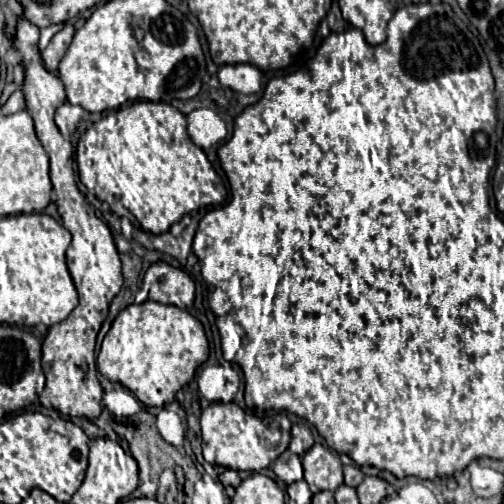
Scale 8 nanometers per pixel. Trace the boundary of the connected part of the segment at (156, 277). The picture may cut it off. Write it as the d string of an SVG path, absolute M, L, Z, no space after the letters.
M156 262L146 270L144 284L148 286L148 298L154 302L174 304L178 308L192 306L194 282L180 268Z

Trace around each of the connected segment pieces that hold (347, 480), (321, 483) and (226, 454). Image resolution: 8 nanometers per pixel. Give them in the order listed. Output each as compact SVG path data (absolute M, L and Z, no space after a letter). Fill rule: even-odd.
M344 466L344 484L356 488L364 480L364 474L358 466Z
M314 444L304 456L304 480L308 482L312 492L336 490L342 484L342 462L322 444Z
M230 402L230 404L210 404L204 412L202 412L202 418L200 418L200 426L202 426L202 450L204 450L204 460L208 462L208 464L218 464L218 466L224 466L224 468L232 468L232 470L246 470L246 472L260 472L260 470L264 470L264 468L268 468L286 448L288 448L288 442L290 442L290 420L288 420L288 416L286 414L276 414L274 418L270 418L270 416L266 416L264 420L262 418L256 418L256 416L250 416L250 414L246 414L238 404L234 404L234 402Z

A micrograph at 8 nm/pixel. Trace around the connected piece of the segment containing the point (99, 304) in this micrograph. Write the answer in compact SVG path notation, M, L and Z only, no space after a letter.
M20 14L18 24L16 24L16 34L14 34L14 50L20 54L20 64L24 66L22 92L26 100L26 110L34 118L36 136L50 158L50 180L58 196L56 206L62 218L62 226L72 234L70 248L66 250L66 262L72 274L74 286L80 294L80 304L68 314L68 318L50 326L48 336L42 344L41 364L44 368L46 384L39 396L39 401L44 408L43 414L53 419L70 418L65 416L84 416L88 420L96 420L102 412L102 406L100 406L102 386L96 378L96 358L94 358L96 334L108 314L108 306L112 298L122 288L122 268L120 268L120 258L118 258L118 250L114 246L110 228L94 214L92 206L86 204L84 196L80 194L76 186L74 160L72 160L74 148L70 140L66 140L54 124L54 112L60 104L66 102L66 92L64 92L60 78L54 72L48 72L44 68L40 52L38 52L38 38L40 38L40 28L32 24L24 14Z

